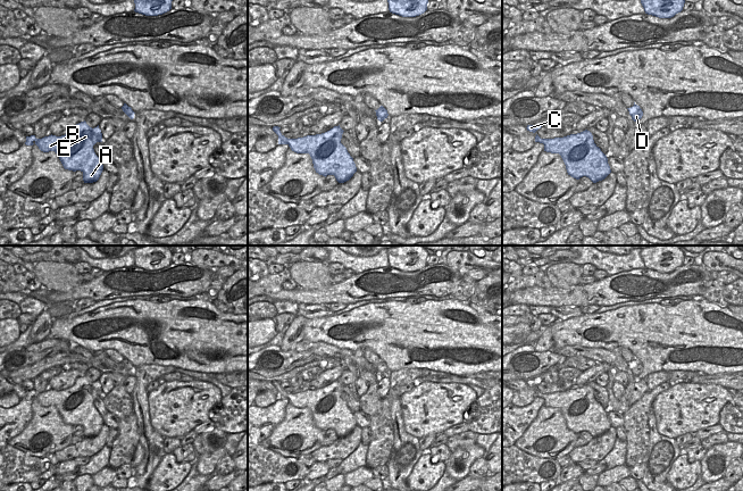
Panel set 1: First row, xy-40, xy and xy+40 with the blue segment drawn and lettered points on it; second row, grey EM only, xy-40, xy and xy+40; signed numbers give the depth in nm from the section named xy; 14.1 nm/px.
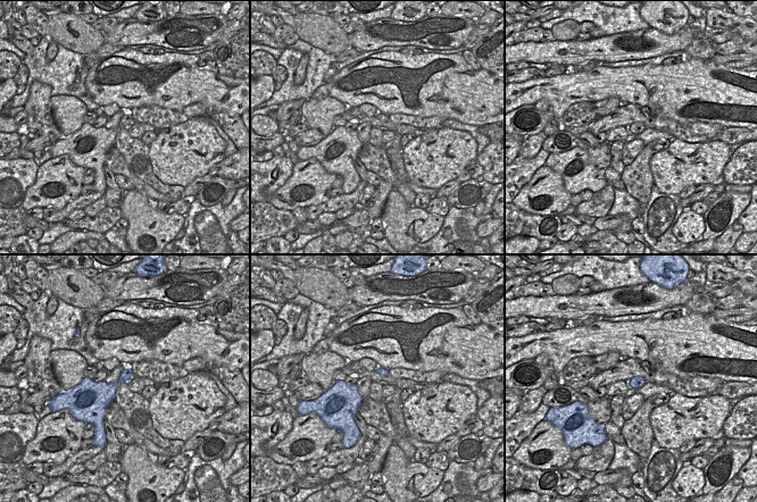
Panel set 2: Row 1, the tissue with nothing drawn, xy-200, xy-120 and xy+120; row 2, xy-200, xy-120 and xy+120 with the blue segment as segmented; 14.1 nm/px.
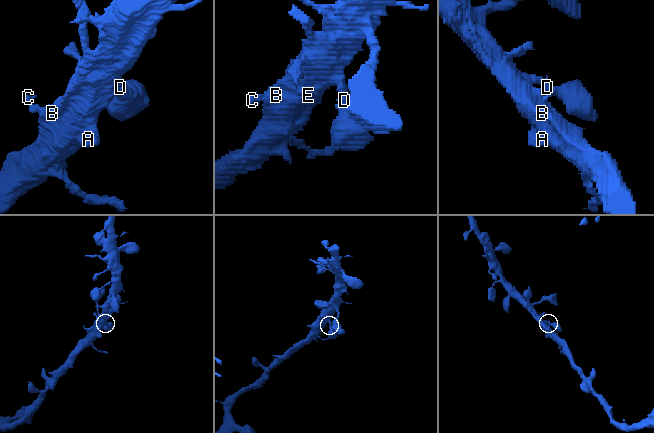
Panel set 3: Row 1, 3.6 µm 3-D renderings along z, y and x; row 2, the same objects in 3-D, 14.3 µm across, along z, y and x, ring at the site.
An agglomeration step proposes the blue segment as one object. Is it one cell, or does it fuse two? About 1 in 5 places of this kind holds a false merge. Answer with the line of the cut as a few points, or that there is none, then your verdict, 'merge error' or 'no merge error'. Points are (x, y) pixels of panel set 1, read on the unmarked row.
no cut | no merge error

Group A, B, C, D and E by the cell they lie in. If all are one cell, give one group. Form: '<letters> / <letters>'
A B C D E

